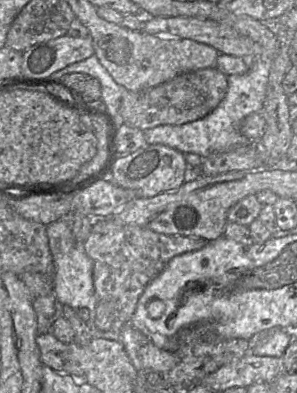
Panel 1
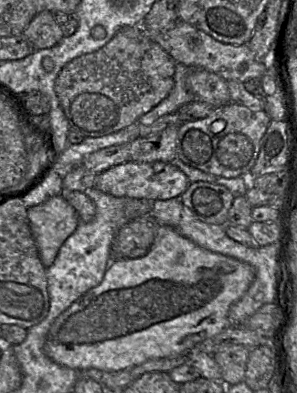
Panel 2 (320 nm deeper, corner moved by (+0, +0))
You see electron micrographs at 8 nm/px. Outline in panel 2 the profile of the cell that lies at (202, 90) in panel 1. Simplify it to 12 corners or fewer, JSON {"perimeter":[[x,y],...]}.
{"perimeter":[[140,27],[60,71],[70,129],[99,137],[173,89],[176,63]]}

